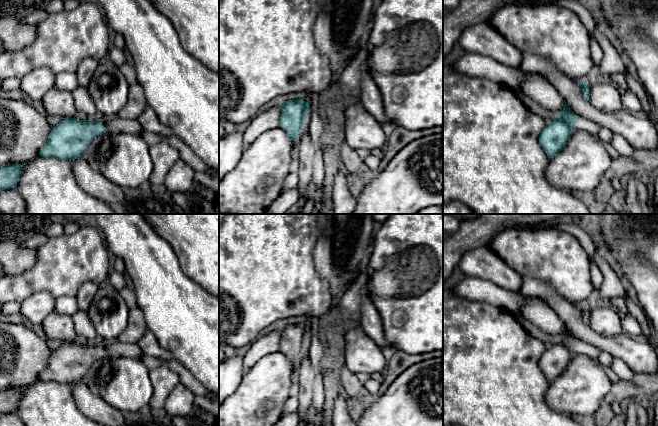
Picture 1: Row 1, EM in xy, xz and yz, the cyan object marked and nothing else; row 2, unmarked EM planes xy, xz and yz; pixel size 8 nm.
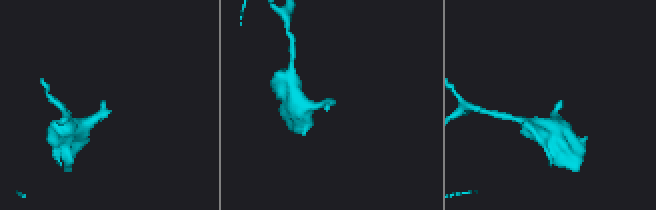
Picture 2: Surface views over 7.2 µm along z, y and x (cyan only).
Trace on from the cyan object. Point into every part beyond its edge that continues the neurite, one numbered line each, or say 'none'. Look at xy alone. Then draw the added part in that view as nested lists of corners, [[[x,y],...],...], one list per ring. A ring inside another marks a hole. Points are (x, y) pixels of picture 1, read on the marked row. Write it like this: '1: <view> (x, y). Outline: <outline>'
1: xy (113, 124). Outline: [[[108,116],[102,119],[106,133],[119,134],[128,133],[140,135],[144,130],[137,119],[123,119],[118,116]]]

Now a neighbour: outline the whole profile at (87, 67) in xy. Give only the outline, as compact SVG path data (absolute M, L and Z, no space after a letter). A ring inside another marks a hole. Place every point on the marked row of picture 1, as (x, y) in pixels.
M84 58L76 71L79 86L88 87L93 73L95 72L99 61L93 58Z

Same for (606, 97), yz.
M611 81L590 85L589 102L604 114L615 114L623 109L622 93Z

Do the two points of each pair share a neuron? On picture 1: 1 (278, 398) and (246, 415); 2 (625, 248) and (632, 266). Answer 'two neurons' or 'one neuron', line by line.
1: one neuron
2: two neurons

